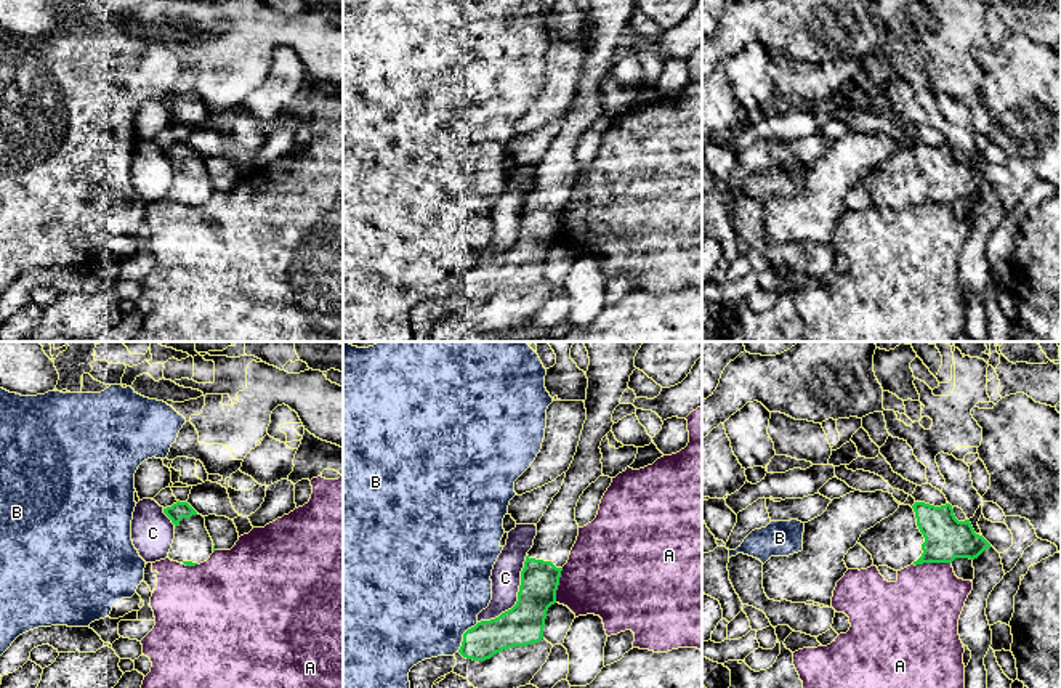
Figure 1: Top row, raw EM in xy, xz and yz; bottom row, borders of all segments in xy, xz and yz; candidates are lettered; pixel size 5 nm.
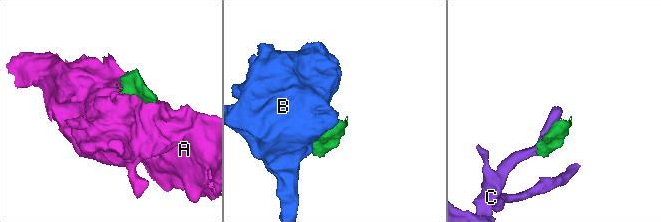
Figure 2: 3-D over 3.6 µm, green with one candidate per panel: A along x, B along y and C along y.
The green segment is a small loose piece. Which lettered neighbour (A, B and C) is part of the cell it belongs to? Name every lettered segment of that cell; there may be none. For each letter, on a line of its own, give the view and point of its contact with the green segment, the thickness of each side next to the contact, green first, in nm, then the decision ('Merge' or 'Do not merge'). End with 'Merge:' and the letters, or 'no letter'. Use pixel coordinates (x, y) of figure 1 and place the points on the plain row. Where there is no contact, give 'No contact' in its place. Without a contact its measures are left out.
A: Touches green at yz (931, 202). Thickness 220 nm (green) against 380 nm. Do not merge
B: Touches green at xz (463, 276). Thickness 180 nm (green) against 480 nm. Do not merge
C: Touches green at xz (518, 239). Thickness 200 nm (green) against 150 nm. Do not merge
Merge: no letter

